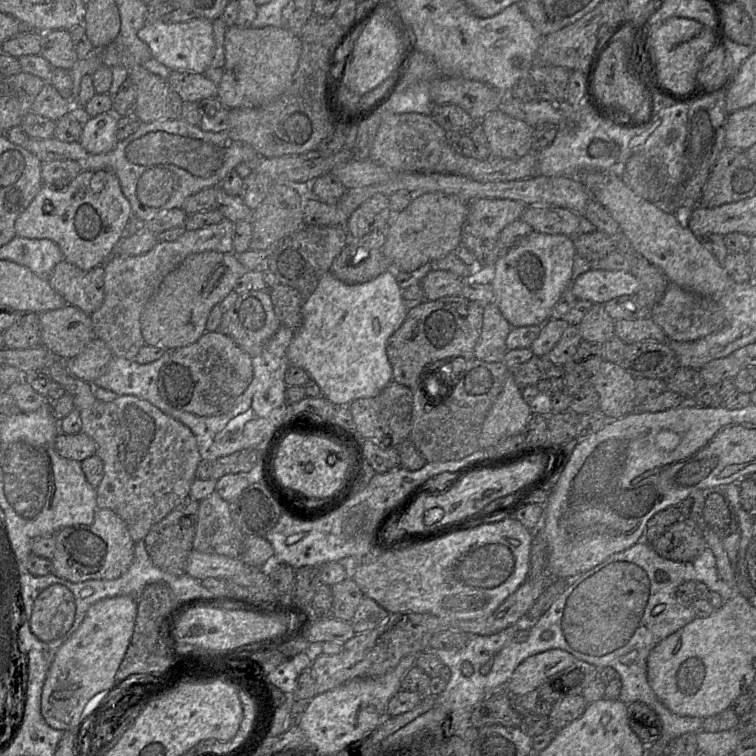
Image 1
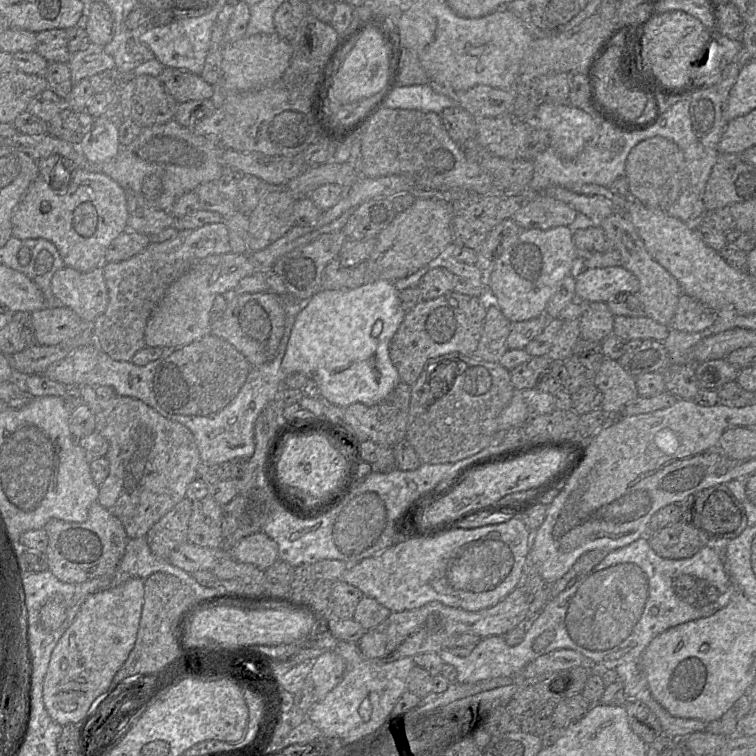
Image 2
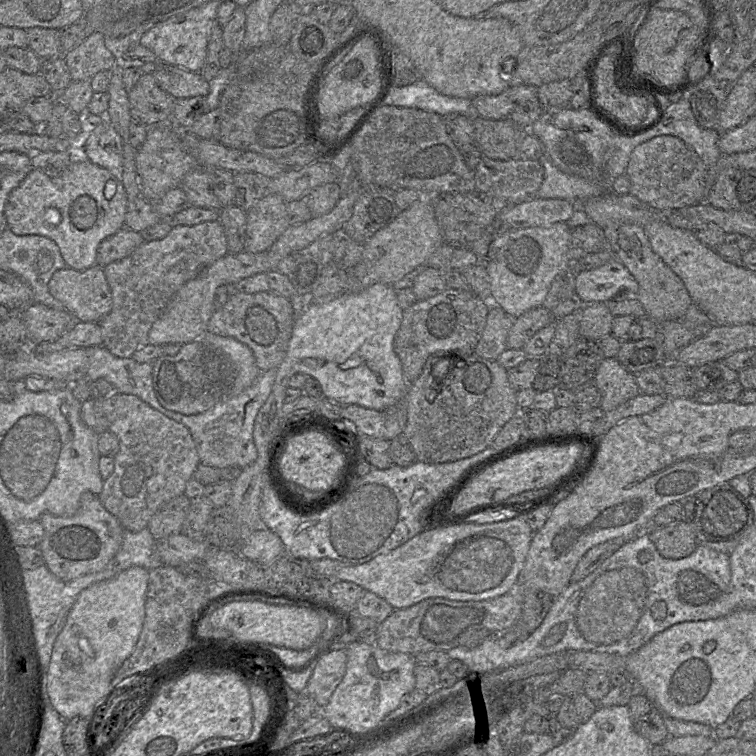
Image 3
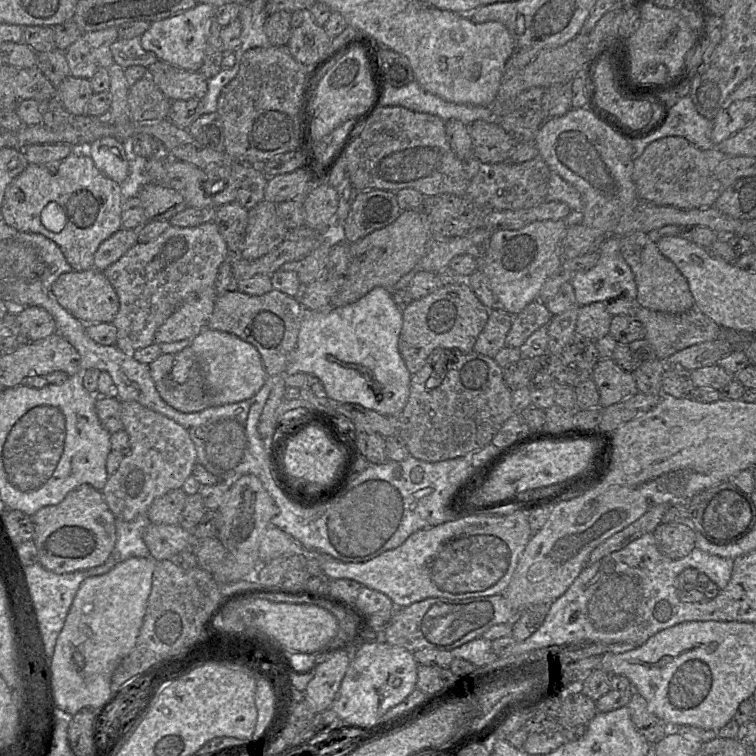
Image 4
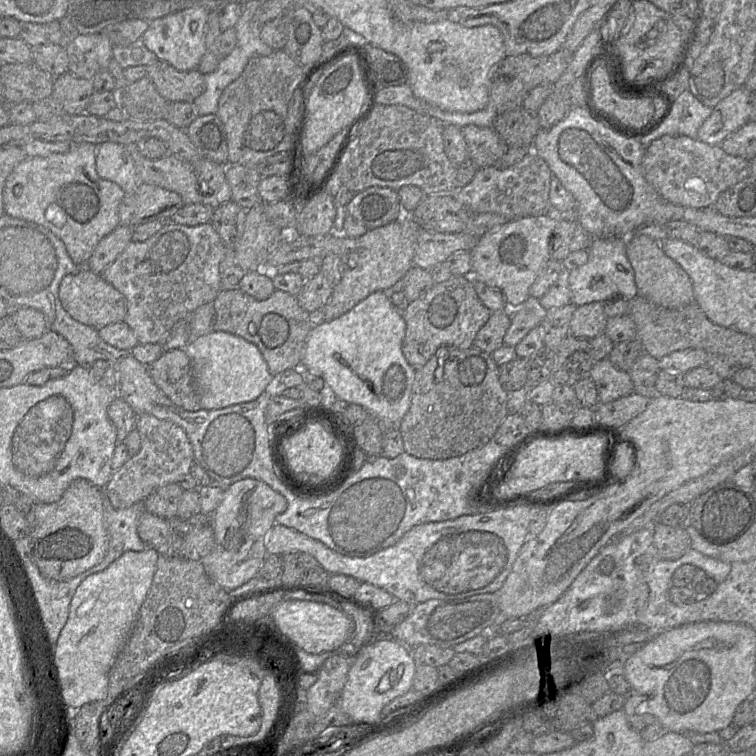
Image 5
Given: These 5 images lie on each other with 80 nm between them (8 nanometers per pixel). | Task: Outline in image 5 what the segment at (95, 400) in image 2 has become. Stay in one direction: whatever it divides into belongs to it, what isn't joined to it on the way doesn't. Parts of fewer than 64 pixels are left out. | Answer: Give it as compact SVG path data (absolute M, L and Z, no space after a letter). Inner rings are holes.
M143 414L137 416L135 429L141 440L139 452L130 457L119 470L114 471L103 488L105 497L115 509L126 509L143 502L158 488L178 483L194 463L192 445L180 426L153 415Z

